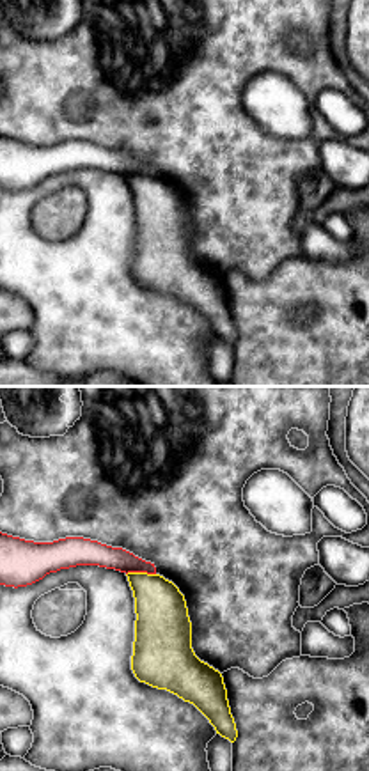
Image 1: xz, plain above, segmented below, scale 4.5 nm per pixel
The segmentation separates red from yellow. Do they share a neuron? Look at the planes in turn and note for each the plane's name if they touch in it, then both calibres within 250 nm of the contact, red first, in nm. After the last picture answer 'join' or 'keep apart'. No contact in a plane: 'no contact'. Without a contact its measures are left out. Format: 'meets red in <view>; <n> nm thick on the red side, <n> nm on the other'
meets red in xz; 110 nm thick on the red side, 240 nm on the other

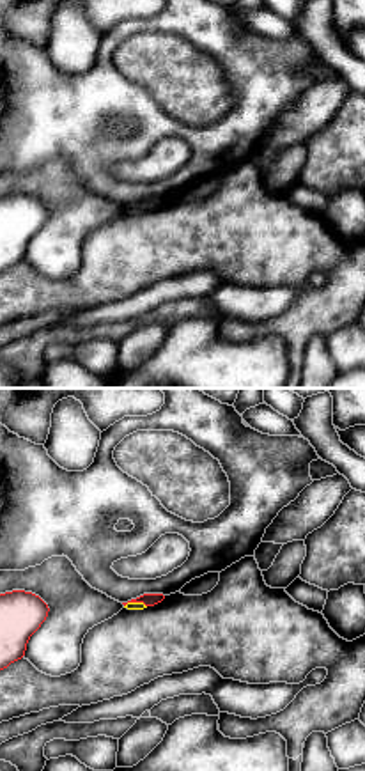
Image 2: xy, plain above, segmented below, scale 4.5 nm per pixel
meets red in xy; 60 nm thick on the red side, 30 nm on the other

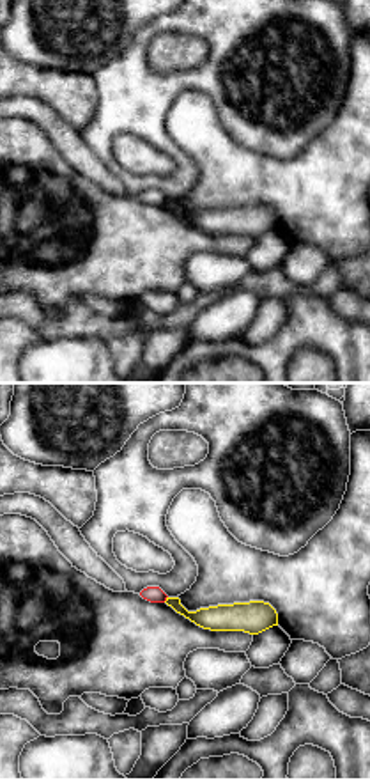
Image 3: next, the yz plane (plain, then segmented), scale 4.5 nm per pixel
meets red in yz; 80 nm thick on the red side, 110 nm on the other

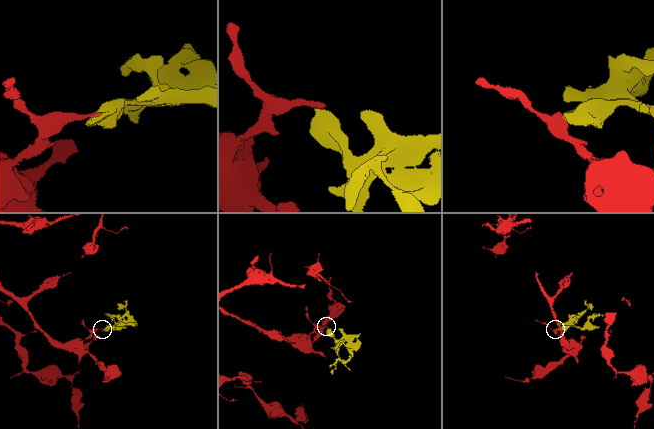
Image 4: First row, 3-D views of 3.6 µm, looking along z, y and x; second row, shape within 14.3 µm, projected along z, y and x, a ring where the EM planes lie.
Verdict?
keep apart

